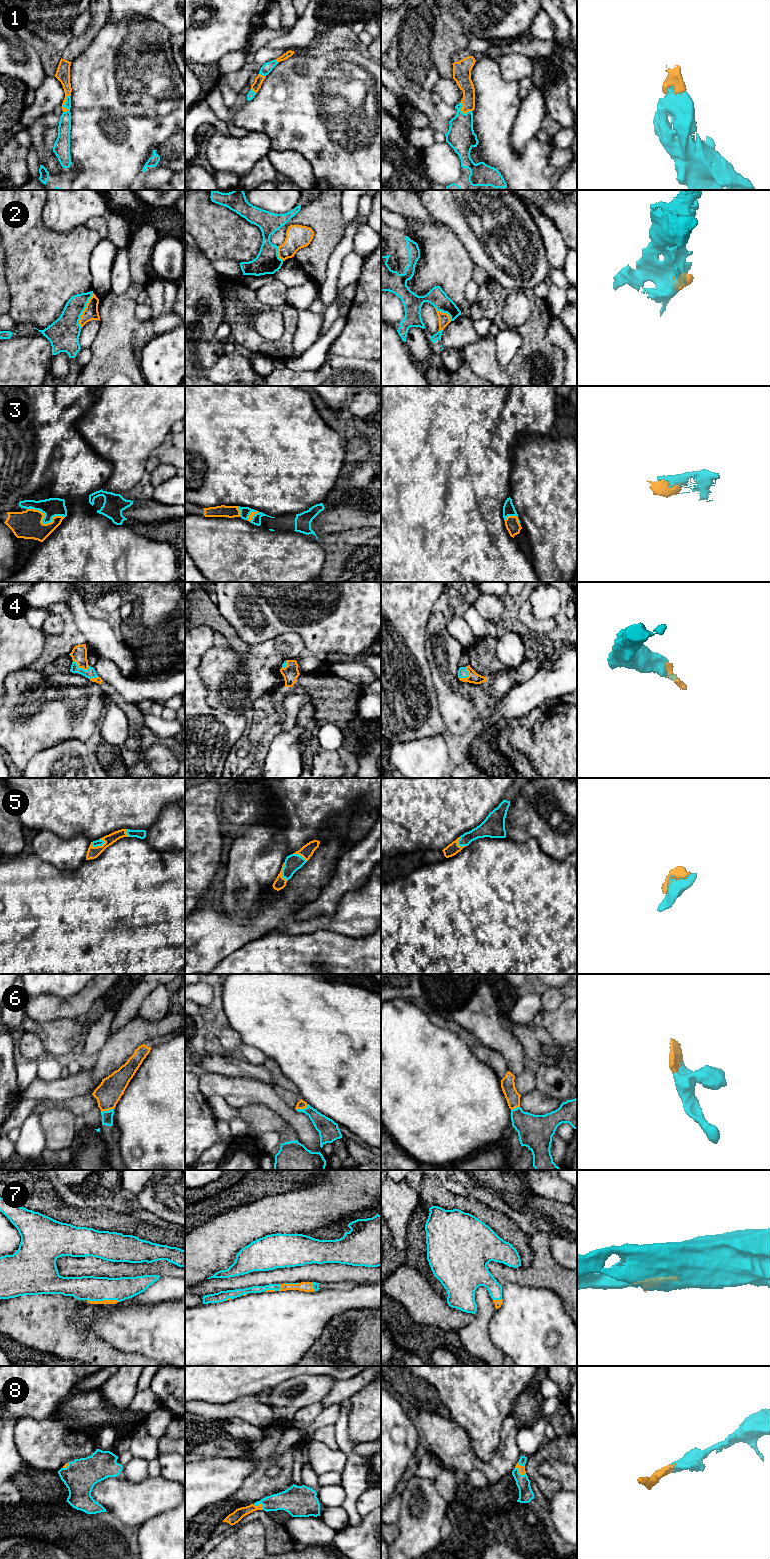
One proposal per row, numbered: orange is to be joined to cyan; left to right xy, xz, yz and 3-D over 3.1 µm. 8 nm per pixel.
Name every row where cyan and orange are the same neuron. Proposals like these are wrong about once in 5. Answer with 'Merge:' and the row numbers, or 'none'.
Merge: 1, 2, 3, 4, 5, 6, 7, 8

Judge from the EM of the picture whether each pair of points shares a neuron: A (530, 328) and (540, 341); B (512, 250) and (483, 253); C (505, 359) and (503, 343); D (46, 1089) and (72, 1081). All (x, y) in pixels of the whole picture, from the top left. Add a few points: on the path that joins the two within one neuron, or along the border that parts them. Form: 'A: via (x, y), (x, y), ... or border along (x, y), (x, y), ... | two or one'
A: via (533, 331), (537, 338) | one
B: via (505, 250), (490, 250) | one
C: via (505, 355), (505, 347) | one
D: via (52, 1089), (64, 1089), (66, 1087) | one

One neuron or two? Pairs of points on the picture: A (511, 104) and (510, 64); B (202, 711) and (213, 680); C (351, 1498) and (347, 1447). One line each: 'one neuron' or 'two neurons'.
A: two neurons
B: two neurons
C: one neuron

